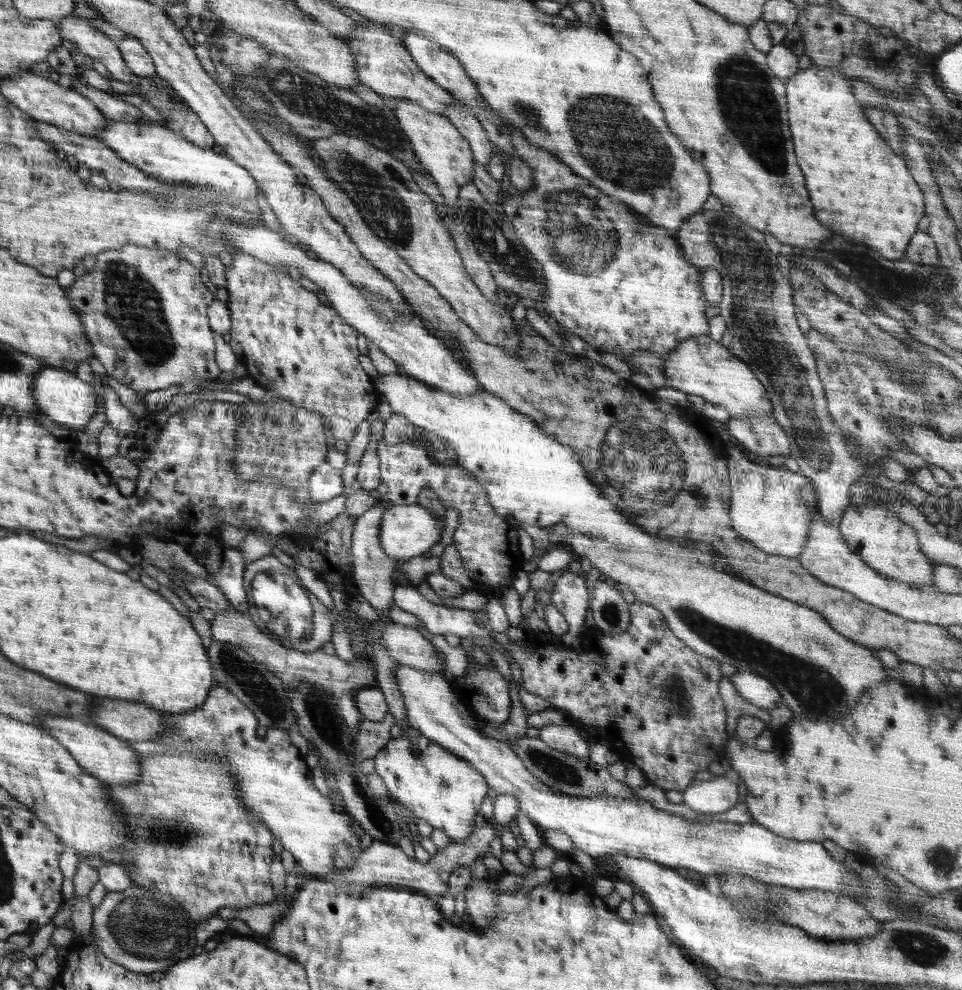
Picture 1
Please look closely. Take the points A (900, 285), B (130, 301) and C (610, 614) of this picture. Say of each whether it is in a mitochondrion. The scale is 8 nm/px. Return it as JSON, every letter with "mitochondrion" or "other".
{"A":"mitochondrion","B":"mitochondrion","C":"mitochondrion"}

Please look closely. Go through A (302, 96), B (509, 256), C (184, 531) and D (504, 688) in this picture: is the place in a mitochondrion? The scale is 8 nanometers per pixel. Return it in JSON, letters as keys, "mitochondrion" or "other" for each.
{"A":"mitochondrion","B":"mitochondrion","C":"other","D":"other"}

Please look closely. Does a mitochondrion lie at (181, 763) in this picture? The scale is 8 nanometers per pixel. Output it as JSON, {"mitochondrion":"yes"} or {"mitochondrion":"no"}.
{"mitochondrion":"no"}

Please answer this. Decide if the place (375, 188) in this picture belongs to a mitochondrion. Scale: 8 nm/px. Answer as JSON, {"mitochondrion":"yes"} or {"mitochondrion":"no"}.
{"mitochondrion":"yes"}

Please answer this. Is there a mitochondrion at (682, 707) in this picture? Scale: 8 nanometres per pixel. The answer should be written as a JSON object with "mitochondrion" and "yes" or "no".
{"mitochondrion":"yes"}

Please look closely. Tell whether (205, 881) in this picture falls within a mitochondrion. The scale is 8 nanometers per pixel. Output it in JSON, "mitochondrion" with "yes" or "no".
{"mitochondrion":"no"}

